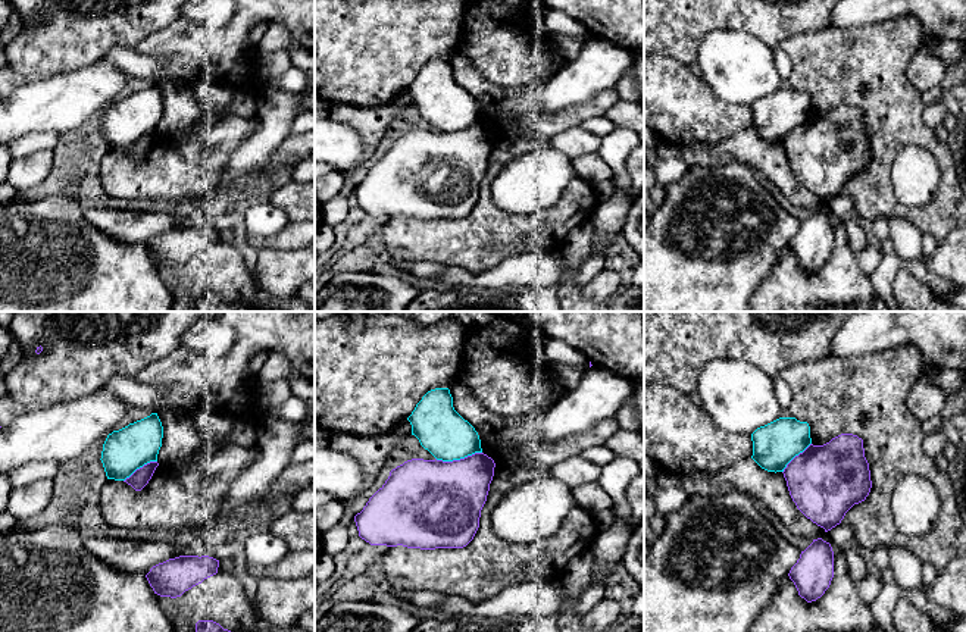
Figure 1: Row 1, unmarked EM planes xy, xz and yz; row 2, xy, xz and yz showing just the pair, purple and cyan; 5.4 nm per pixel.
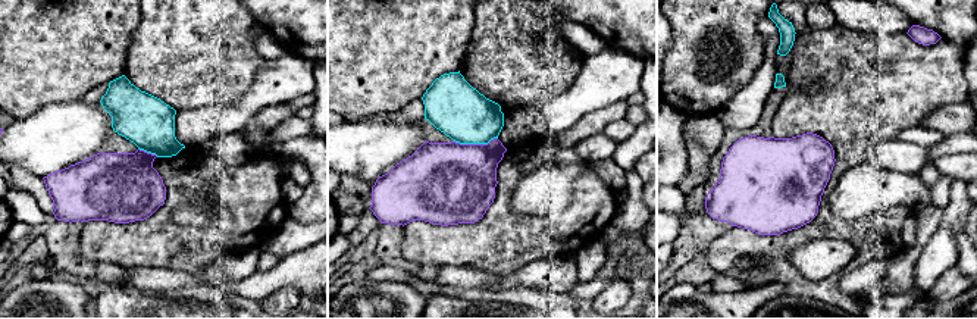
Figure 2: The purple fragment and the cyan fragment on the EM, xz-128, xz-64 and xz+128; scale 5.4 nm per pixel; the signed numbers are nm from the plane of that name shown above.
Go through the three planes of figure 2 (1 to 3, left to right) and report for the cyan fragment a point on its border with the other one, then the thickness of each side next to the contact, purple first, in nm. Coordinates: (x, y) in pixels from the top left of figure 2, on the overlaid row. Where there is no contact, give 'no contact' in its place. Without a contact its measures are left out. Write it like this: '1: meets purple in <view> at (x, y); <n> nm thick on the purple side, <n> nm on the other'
1: meets purple in xz-128 at (149, 153); 380 nm thick on the purple side, 280 nm on the other
2: meets purple in xz-64 at (475, 144); 440 nm thick on the purple side, 300 nm on the other
3: no contact

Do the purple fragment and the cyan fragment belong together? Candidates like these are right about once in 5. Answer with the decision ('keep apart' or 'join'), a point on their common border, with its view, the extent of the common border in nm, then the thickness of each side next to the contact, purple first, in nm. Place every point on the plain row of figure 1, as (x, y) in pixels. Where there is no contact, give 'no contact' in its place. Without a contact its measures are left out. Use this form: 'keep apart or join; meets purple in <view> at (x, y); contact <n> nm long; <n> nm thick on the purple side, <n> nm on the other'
keep apart; meets purple in xz at (458, 131); contact 260 nm long; 460 nm thick on the purple side, 260 nm on the other

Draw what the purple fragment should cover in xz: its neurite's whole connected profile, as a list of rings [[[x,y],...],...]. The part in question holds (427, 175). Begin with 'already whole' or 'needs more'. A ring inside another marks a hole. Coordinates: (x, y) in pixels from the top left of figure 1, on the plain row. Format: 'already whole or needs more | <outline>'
already whole | [[[484,123],[460,131],[412,129],[390,143],[385,154],[354,187],[359,207],[371,216],[435,220],[463,219],[479,198],[495,134]]]

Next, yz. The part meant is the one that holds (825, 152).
already whole | [[[841,104],[823,116],[810,115],[782,144],[797,179],[825,203],[840,195],[845,184],[865,172],[872,159],[863,110],[853,104]]]

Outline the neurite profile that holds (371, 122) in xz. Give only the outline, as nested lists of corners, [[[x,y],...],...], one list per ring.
[[[332,104],[329,107],[329,119],[354,128],[366,143],[366,151],[362,162],[350,170],[343,172],[344,185],[340,195],[348,197],[354,191],[354,184],[351,181],[351,173],[360,168],[373,151],[378,148],[387,128],[406,107],[398,104],[384,104],[378,107],[356,107],[351,104]]]

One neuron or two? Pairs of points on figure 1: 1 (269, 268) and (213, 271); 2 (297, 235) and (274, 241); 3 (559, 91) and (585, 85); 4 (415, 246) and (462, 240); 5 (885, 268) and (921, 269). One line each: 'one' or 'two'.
1: two
2: one
3: one
4: one
5: one

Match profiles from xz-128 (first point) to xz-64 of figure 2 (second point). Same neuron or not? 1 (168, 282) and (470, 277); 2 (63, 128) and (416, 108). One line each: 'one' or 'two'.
1: one
2: two

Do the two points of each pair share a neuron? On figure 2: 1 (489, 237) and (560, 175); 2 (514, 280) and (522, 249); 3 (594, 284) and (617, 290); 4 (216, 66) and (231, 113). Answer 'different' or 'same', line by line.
1: different
2: different
3: different
4: different

